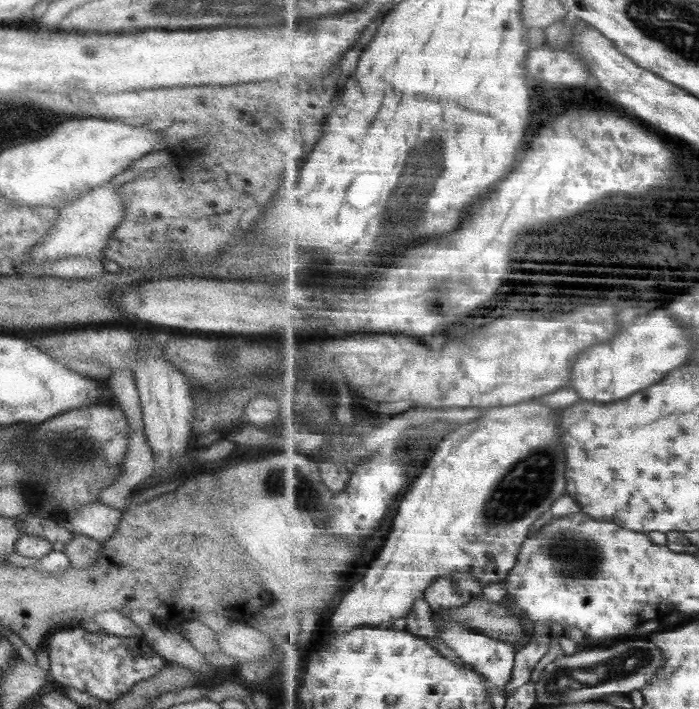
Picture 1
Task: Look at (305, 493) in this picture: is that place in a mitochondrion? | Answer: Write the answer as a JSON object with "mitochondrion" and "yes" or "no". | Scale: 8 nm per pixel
{"mitochondrion":"yes"}

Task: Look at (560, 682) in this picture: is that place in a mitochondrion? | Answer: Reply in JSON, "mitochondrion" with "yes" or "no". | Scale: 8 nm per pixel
{"mitochondrion":"yes"}

